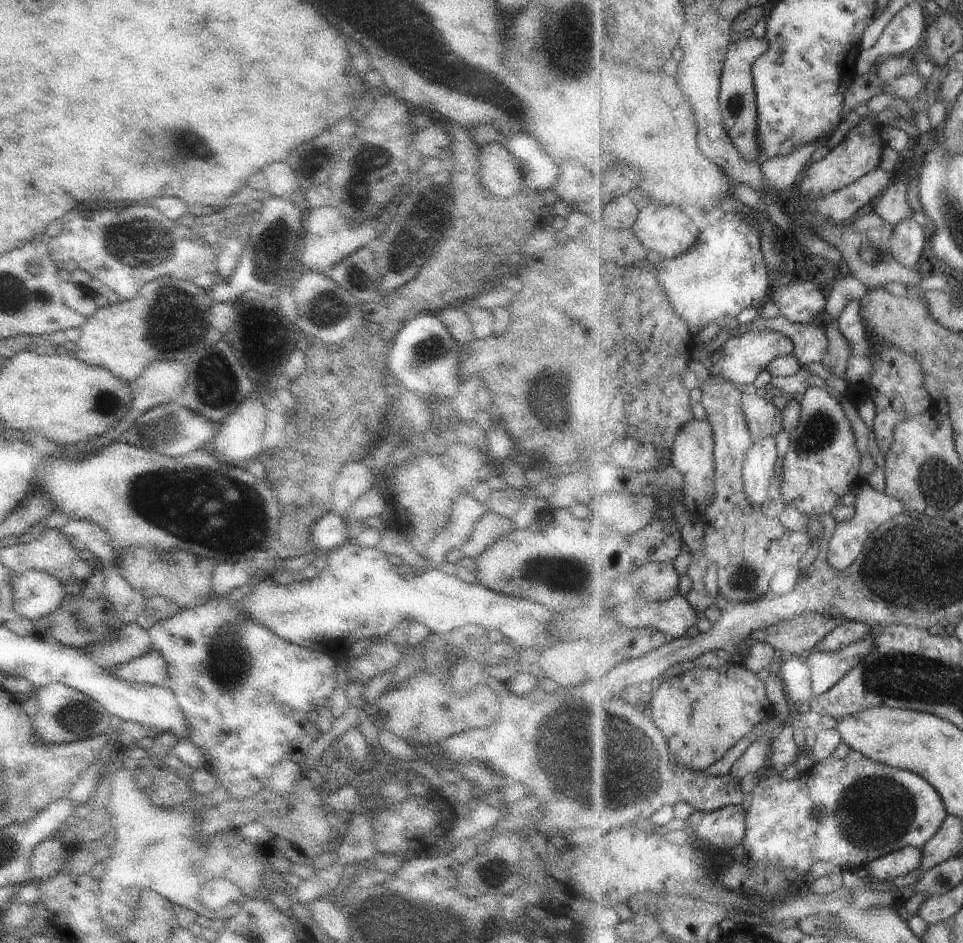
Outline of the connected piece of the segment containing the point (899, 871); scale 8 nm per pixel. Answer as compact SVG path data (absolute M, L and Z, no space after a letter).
M907 847L895 853L872 861L868 871L871 876L880 880L896 880L899 876L906 876L922 866L925 849L922 847Z

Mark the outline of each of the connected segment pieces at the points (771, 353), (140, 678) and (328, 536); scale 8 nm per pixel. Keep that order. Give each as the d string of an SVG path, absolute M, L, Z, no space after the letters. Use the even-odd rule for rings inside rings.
M758 328L744 336L732 337L724 346L720 347L712 359L711 375L725 378L726 381L743 384L754 384L756 379L774 360L782 356L790 356L796 350L795 339L784 332L772 328Z
M158 649L150 650L146 656L140 656L128 664L122 664L113 675L120 680L169 687L171 680L166 661Z
M328 512L326 516L322 516L320 520L316 520L316 524L310 530L310 542L318 549L334 549L344 546L347 542L352 542L350 536L350 526L344 522L344 518Z

